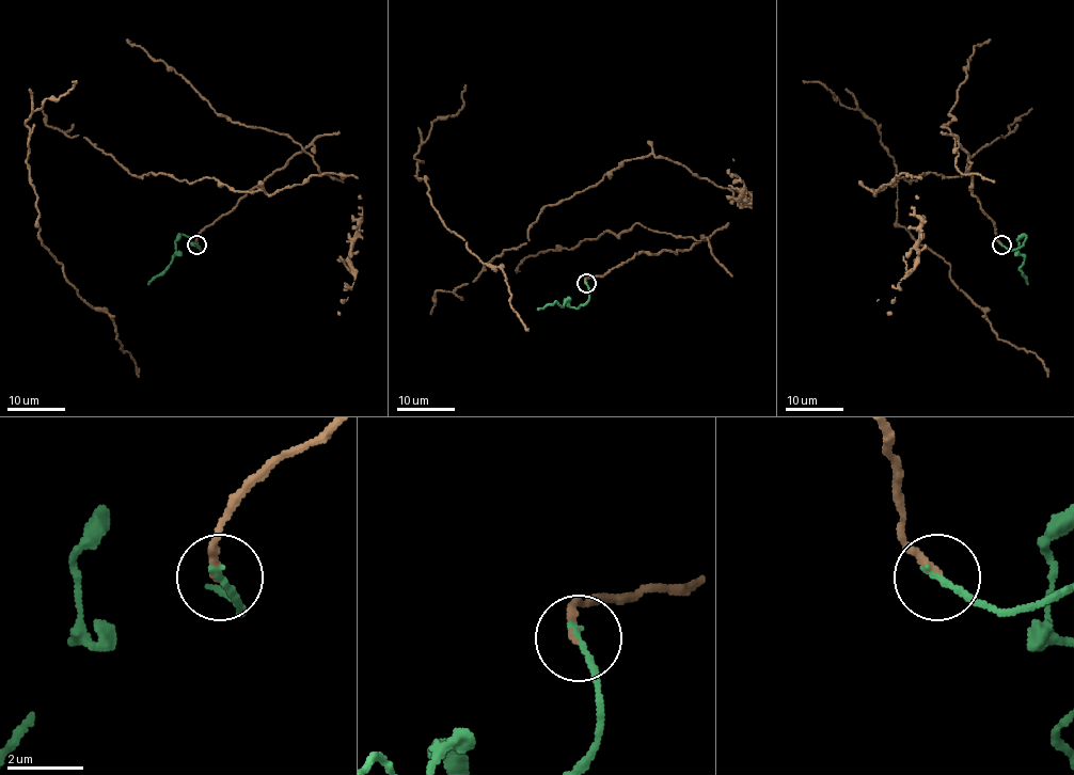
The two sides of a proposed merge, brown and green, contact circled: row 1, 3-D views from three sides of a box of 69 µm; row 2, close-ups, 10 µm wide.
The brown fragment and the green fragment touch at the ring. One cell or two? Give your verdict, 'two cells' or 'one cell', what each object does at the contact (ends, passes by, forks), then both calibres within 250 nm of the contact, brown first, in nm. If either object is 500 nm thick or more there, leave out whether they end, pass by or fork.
one cell; brown ends there; green ends there; 240 nm thick on the brown side, 160 nm on the other

